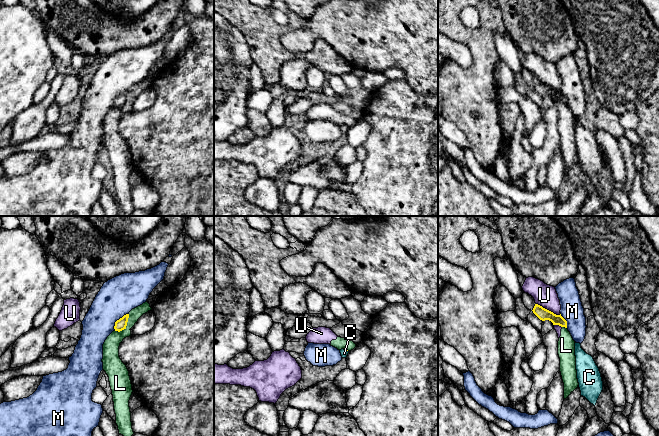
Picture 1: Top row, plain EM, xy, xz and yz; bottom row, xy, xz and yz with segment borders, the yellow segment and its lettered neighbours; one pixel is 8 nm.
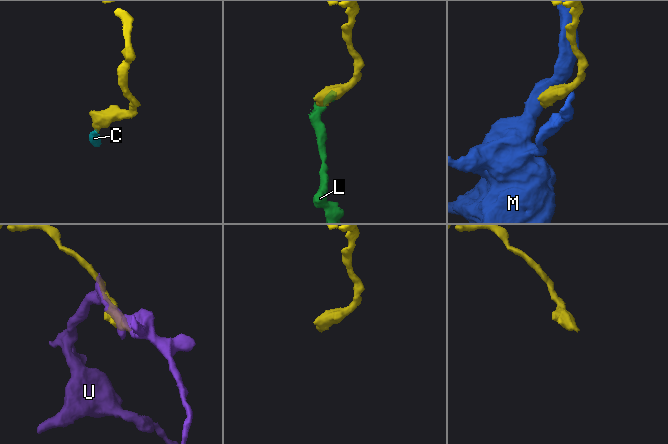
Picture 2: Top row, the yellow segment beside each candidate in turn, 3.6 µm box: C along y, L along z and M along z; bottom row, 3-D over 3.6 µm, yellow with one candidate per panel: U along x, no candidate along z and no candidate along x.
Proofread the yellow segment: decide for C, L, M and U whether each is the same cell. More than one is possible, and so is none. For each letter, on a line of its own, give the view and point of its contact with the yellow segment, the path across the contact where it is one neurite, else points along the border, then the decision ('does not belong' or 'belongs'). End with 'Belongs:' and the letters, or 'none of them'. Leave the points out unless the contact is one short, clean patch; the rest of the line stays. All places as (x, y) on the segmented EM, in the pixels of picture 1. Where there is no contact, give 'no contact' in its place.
C: contact xz (345, 350); way xz (344, 349), (345, 350), (344, 353); belongs
L: contact xy (126, 325); border xy (129, 314), (127, 325), (123, 329), (115, 331); does not belong
M: contact xy (117, 320); does not belong
U: contact yz (548, 310); does not belong
Belongs: C

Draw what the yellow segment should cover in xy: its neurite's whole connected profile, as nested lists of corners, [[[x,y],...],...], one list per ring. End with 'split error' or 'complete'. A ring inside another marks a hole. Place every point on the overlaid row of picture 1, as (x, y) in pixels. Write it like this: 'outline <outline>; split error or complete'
outline [[[126,314],[122,318],[117,320],[115,322],[115,326],[114,326],[115,331],[120,332],[120,331],[126,329],[128,318],[129,318],[129,314]]]; complete

